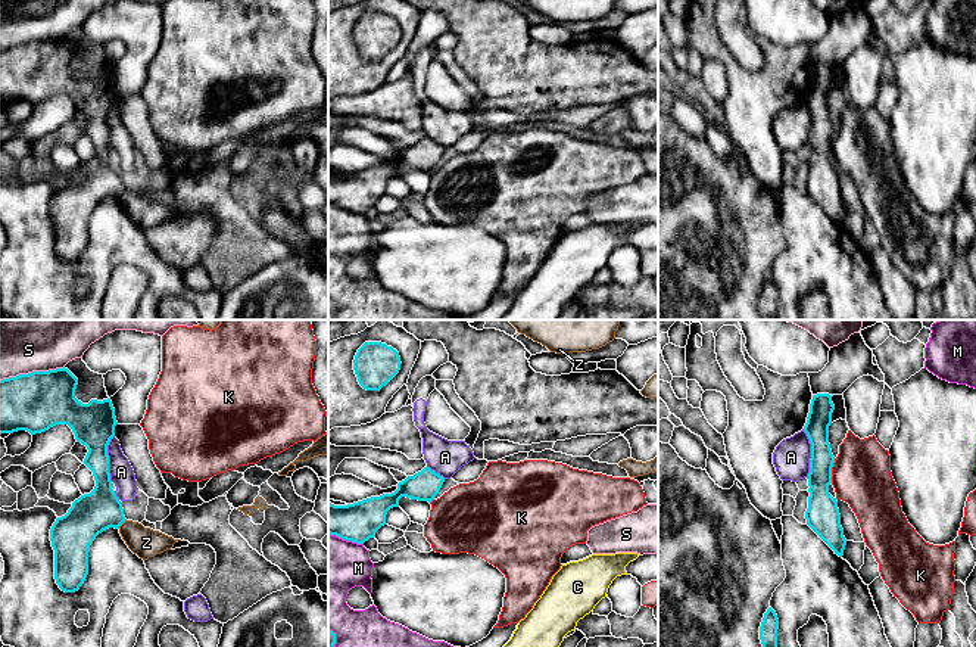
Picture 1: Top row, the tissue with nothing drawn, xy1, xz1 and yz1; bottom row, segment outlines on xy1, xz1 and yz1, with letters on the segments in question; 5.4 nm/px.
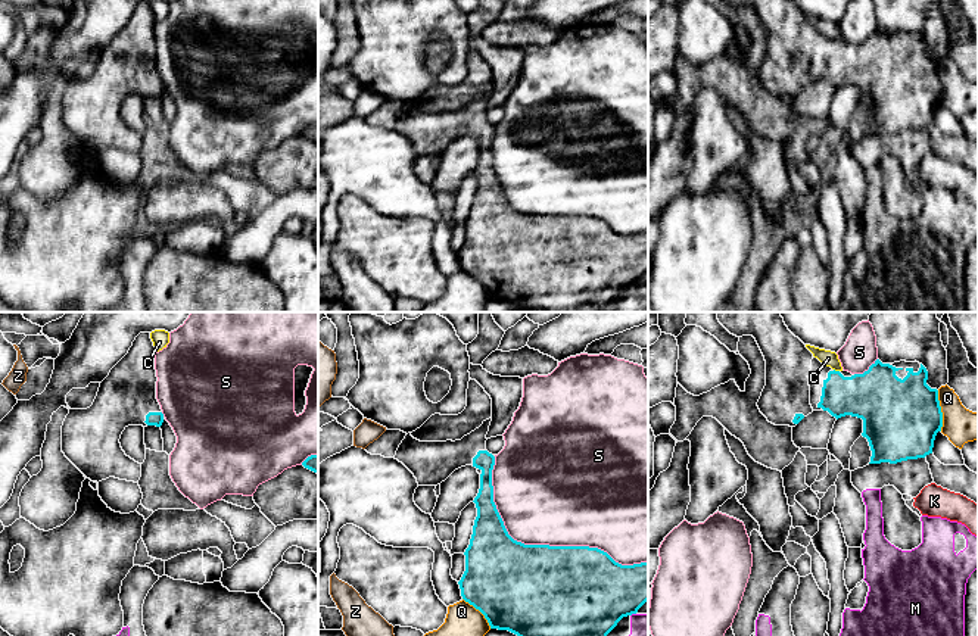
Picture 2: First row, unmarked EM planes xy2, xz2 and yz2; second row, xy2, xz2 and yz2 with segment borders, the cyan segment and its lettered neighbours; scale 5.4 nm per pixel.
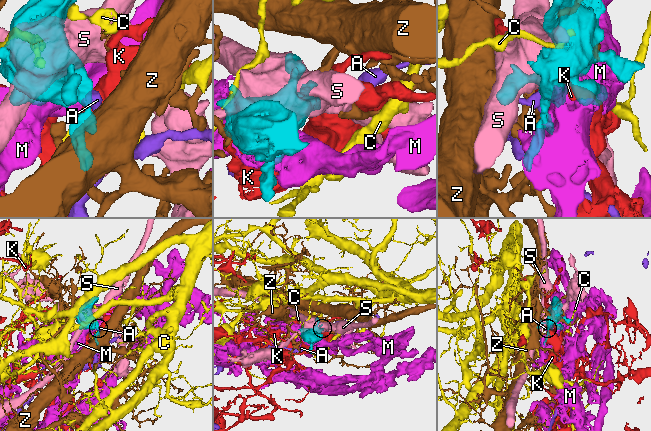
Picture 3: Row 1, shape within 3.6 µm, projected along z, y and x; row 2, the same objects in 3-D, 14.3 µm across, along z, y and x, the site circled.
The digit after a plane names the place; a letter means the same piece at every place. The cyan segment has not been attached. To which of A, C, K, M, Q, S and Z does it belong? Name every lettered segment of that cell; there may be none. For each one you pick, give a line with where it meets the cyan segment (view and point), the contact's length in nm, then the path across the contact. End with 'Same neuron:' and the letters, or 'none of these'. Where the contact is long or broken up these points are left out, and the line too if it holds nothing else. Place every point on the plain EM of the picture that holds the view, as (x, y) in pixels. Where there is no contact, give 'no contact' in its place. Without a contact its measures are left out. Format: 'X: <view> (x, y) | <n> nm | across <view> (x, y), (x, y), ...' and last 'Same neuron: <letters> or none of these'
Same neuron: none of these

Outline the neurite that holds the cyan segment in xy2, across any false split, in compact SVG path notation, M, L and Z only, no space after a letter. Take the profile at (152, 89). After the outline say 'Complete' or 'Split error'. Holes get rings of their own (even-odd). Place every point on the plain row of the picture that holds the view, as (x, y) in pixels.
M140 3L128 24L100 53L93 75L87 80L69 80L62 96L62 122L91 152L109 147L138 153L141 134L121 118L119 109L128 96L161 97L165 87L156 69L155 16L150 3Z. Split error

